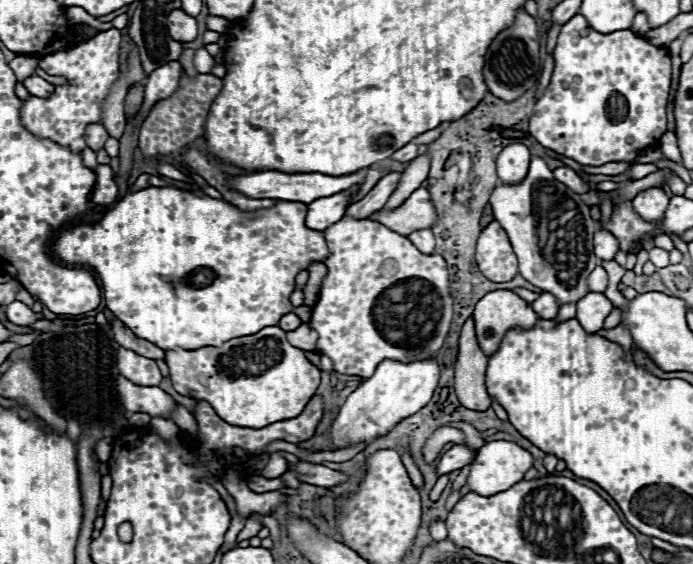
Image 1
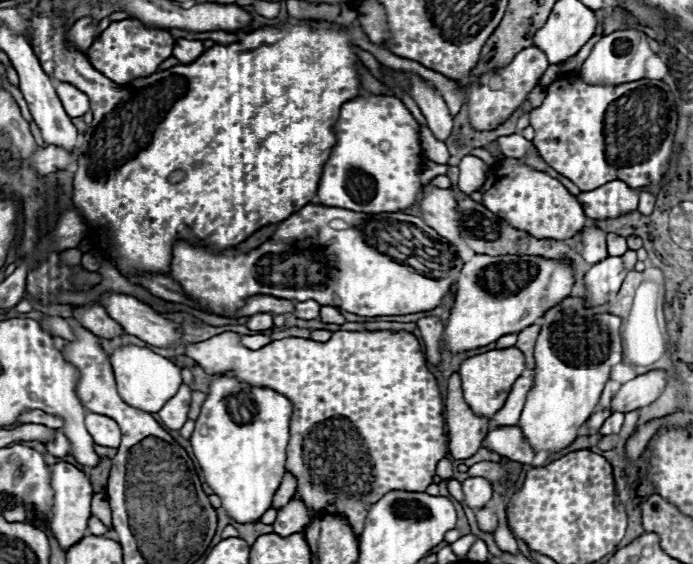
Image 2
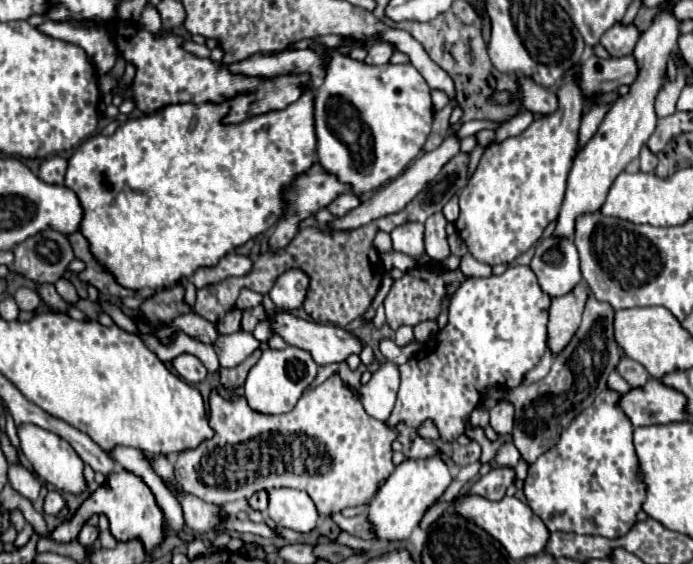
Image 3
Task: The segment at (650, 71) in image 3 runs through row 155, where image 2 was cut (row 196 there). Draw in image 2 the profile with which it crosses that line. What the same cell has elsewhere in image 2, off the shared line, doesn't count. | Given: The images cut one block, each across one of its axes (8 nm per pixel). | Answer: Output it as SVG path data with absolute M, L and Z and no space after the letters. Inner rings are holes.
M612 180L596 190L578 194L584 214L594 220L620 218L638 208L638 192L622 180Z

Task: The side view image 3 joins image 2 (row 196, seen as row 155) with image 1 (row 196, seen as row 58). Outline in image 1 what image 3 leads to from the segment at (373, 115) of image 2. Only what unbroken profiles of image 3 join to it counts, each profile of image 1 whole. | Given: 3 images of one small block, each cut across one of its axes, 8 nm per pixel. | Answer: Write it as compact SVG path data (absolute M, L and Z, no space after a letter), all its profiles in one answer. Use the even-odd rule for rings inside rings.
M352 186L352 190L344 190L340 194L332 194L326 198L318 198L314 202L308 204L308 216L306 216L306 226L314 228L314 230L326 230L328 226L332 226L334 222L338 222L344 212L346 206L350 202L350 198L360 190L360 186Z

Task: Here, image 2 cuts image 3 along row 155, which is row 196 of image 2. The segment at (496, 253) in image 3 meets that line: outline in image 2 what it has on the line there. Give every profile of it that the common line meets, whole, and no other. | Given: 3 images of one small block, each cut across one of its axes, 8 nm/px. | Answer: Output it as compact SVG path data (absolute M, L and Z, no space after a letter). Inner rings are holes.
M508 158L502 164L492 166L484 186L480 188L484 206L500 218L512 222L512 226L520 230L528 230L534 238L572 238L576 230L582 230L586 224L586 216L582 212L580 202L572 196L556 178L532 170L528 166L520 166L516 158Z

